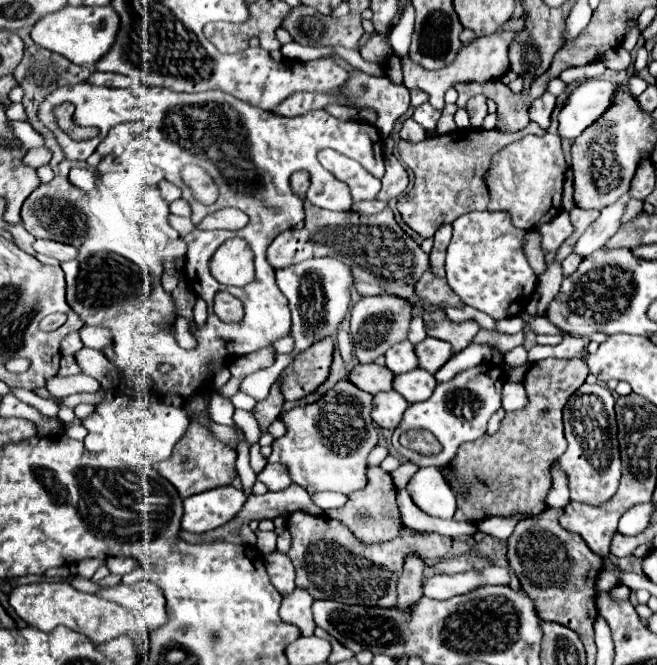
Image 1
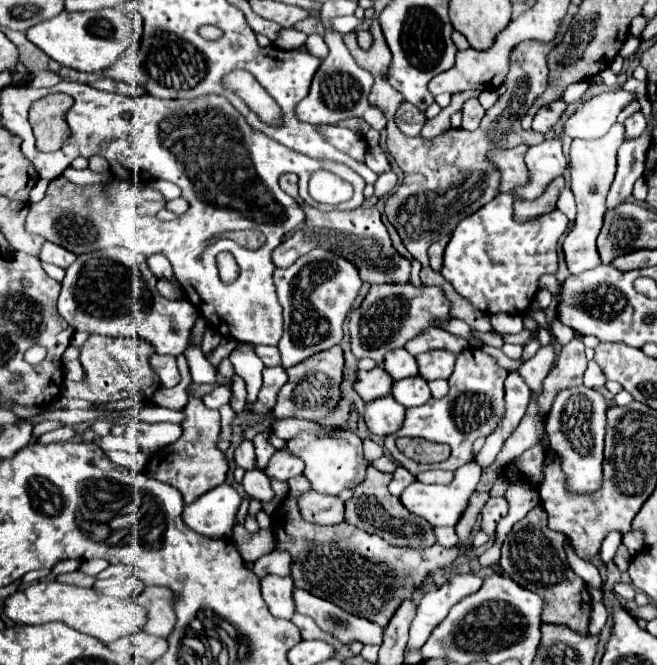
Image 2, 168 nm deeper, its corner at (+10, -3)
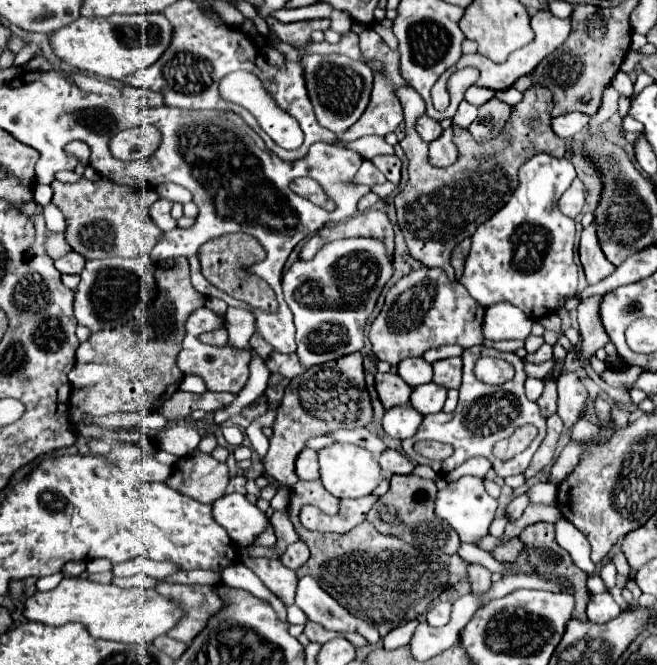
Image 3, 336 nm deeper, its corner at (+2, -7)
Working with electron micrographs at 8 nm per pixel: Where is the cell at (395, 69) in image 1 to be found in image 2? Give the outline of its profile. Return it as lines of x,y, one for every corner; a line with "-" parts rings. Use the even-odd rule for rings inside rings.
406,101
400,103
396,111
396,125
404,135
418,137
424,123
426,123
426,117
412,103
406,103

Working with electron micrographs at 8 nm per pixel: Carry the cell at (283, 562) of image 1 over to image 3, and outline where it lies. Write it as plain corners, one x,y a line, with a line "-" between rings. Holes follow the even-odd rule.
296,541
296,543
288,545
288,549
284,551
284,555
282,555
280,561
282,561
288,569
298,569
300,565
304,565
304,563
308,561
308,557
310,557
310,551
308,551
306,543

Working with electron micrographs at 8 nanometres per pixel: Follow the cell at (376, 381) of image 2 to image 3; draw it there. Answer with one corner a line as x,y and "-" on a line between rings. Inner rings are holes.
378,373
376,375
376,391
380,395
384,409
390,409
396,405
408,405
412,387
406,385
396,373

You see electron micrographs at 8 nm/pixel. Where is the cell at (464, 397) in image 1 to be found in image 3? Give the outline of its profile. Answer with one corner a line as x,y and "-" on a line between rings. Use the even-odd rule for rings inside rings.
470,347
470,349
464,349
462,353
462,361
464,361
464,377
462,377
462,387
460,387
460,403
458,403
458,411
456,413
434,413
434,415
424,415
424,421
418,429
418,433
414,437
428,437
428,441
442,441
442,443
450,443
454,447
454,453
452,457
444,459
444,461
432,461
432,459
426,459
422,455
418,455
414,451
414,443
416,441
422,441
422,439
404,439
402,441
402,447
404,447
404,453
416,461
416,463
422,463
422,465
430,465
436,473
450,473
452,469
456,469
458,465
462,465
464,461
468,461
470,457
486,457
490,463
492,463
492,469
496,475
500,477
508,477
508,475
516,475
516,473
522,473
528,465
530,465
530,459
532,455
536,453
536,449
540,447
542,439
546,437
546,417
540,415
540,409
534,401
528,401
526,399
526,393
524,393
524,381
526,381
526,373
524,373
524,361
520,357
516,357
514,353
498,353
498,357
506,359
508,363
514,365
516,369
516,375
512,381
506,381
504,385
500,387
494,387
494,385
486,385
482,381
478,381
472,373
474,369
474,363
478,361
478,357
484,355
484,347
-
526,423
532,423
540,429
538,437
534,439
534,443
520,455
516,455
514,459
510,459
508,463
496,459
492,455
492,447
496,441
500,439
506,439
510,437
520,425
526,425

